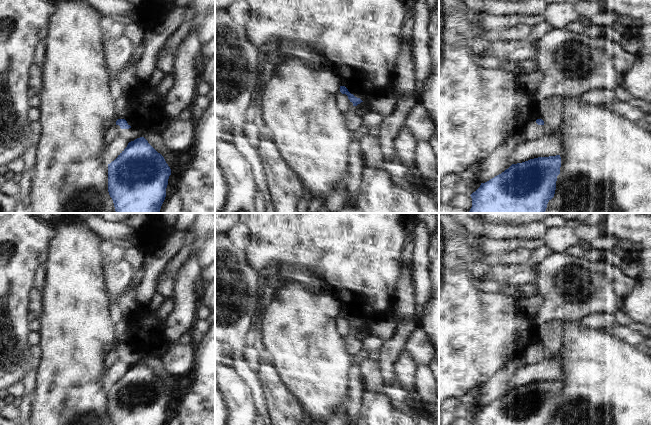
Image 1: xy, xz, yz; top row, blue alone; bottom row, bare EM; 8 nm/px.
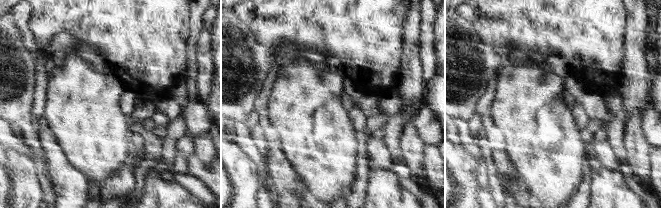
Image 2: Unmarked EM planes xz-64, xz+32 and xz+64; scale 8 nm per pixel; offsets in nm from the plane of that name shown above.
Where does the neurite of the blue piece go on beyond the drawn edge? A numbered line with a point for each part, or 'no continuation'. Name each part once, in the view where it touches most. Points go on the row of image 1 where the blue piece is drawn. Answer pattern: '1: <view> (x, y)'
no continuation

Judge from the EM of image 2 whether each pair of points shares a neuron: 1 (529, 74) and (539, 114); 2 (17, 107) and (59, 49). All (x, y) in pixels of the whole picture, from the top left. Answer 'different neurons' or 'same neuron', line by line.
1: same neuron
2: different neurons

